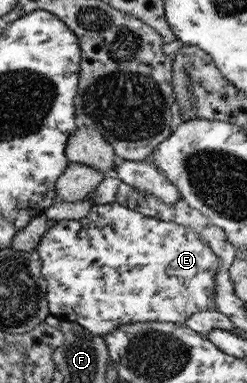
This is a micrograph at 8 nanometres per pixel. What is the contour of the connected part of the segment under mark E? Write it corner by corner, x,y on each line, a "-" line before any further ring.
109,202
101,205
95,204
90,207
87,217
80,220
61,220
49,228
42,236
35,249
35,255
42,261
41,274
47,282
46,299
49,301
50,313
58,316
60,320
69,320
79,323
91,333
103,336
111,333
119,326
133,322
161,322
184,324
199,311
215,309
214,295
217,289
217,275
221,267
221,261
215,256
213,249
207,240
198,234
193,228
185,227
183,224
168,222
144,216
142,212
125,207
123,204

